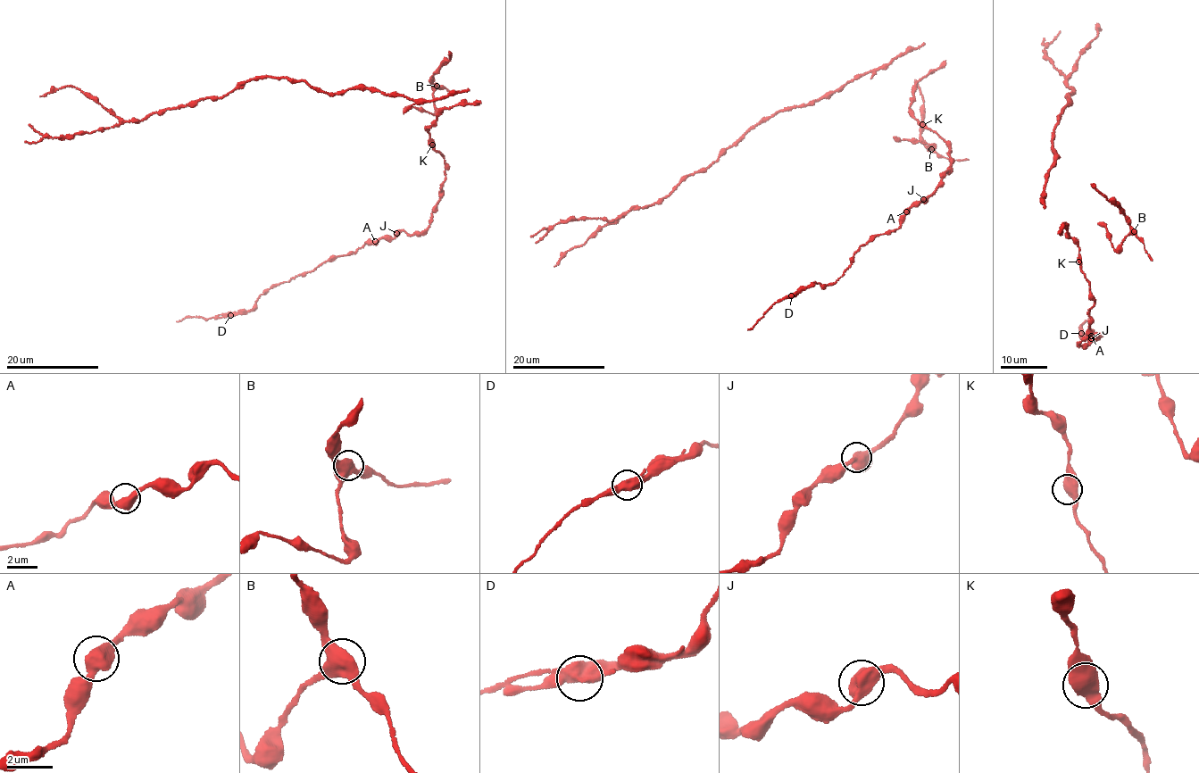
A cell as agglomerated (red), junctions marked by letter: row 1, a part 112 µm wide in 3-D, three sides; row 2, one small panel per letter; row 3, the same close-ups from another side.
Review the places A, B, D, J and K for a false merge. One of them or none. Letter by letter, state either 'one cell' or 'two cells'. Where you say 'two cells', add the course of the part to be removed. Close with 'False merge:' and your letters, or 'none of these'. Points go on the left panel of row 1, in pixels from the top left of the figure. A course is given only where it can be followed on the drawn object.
A: one cell
B: one cell
D: two cells; foreign part runs (229, 316), (189, 316), (176, 321)
J: one cell
K: one cell
False merge: D

